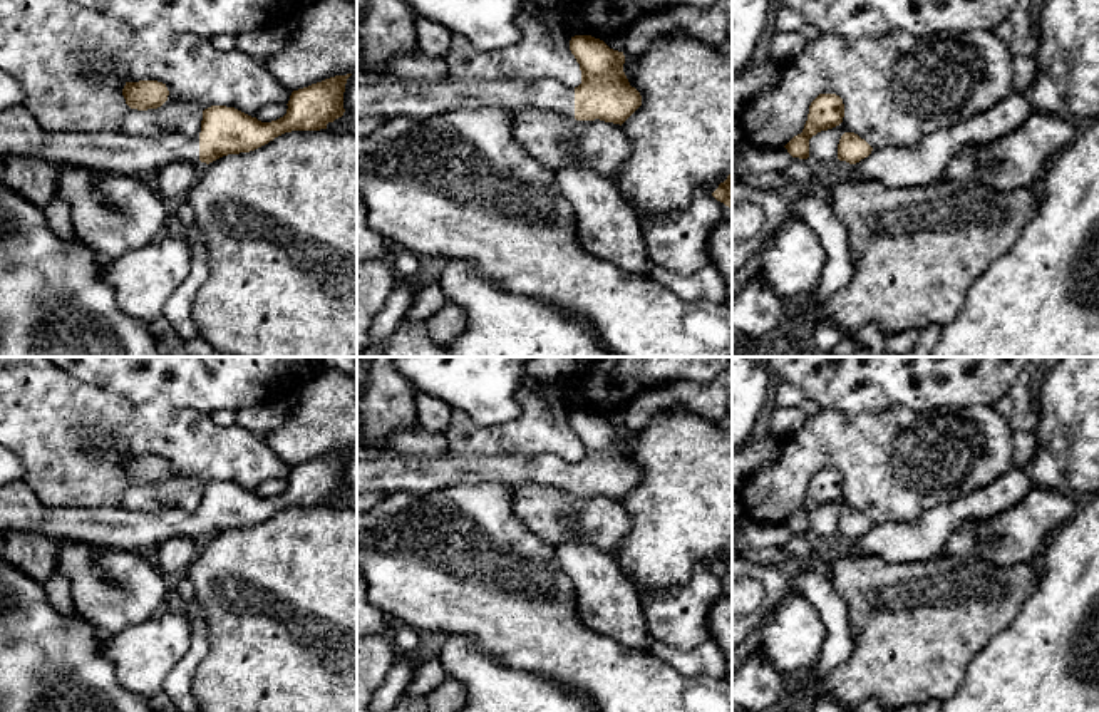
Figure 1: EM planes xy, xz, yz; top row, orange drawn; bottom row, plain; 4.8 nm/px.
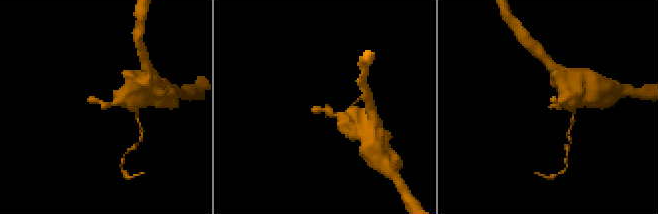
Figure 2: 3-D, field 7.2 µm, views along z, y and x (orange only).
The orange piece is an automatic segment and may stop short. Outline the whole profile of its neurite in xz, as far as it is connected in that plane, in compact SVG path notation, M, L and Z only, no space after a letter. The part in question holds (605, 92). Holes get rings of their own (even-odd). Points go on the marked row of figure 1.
M575 35L570 50L580 64L581 84L575 89L558 80L449 80L369 79L357 67L357 117L427 117L456 109L523 107L558 111L576 121L623 124L640 106L640 92L630 85L623 52L591 35Z

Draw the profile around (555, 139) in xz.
M523 107L513 111L514 137L529 156L555 174L573 163L585 163L618 184L620 173L632 154L632 142L620 124L576 121L558 111Z

